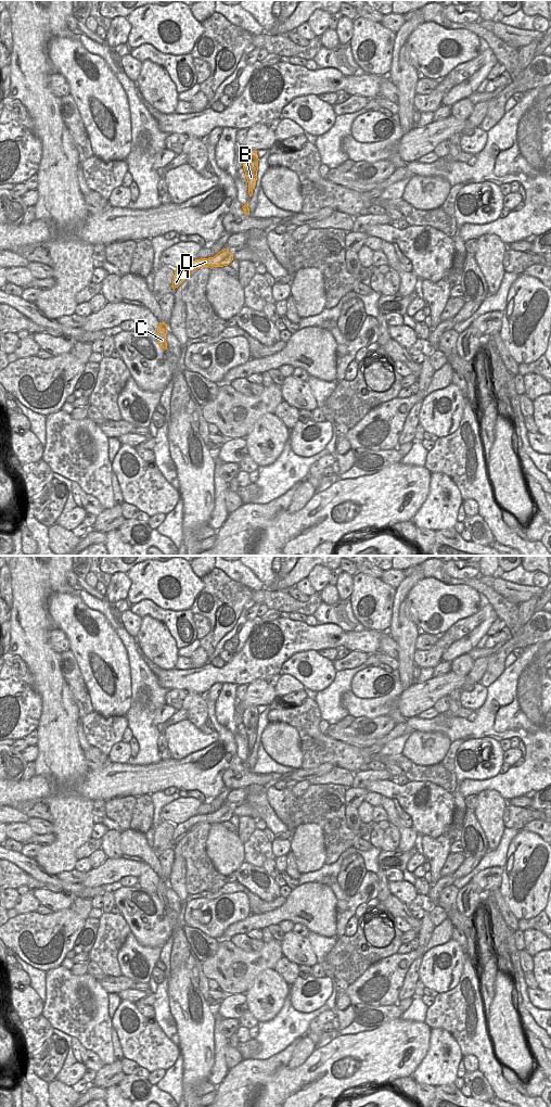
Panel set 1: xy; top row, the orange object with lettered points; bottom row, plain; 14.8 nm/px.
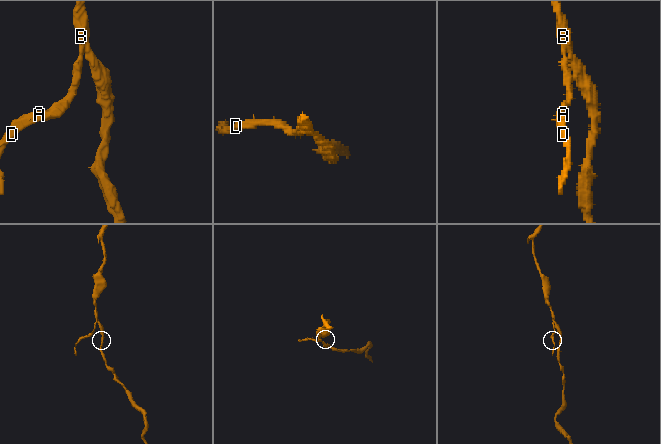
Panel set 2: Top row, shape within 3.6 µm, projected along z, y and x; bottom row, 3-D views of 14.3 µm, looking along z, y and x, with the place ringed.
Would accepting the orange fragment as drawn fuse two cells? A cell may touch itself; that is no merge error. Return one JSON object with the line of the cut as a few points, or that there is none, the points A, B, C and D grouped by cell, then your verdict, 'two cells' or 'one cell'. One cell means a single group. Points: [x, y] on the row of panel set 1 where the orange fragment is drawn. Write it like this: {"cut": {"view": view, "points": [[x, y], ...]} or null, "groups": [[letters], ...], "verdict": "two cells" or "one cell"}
{"cut": {"view": "xy", "points": [[252, 190], [248, 193]]}, "groups": [["A", "C", "D"], ["B"]], "verdict": "two cells"}

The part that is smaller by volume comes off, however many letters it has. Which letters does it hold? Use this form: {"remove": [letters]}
{"remove": ["A", "C", "D"]}

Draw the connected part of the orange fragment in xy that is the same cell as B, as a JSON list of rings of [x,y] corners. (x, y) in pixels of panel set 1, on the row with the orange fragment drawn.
[[[249,151],[243,155],[243,168],[248,182],[248,193],[255,189],[258,170],[257,151]]]

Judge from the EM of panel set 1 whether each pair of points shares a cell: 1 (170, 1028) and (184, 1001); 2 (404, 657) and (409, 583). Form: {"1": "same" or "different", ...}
{"1": "different", "2": "same"}

